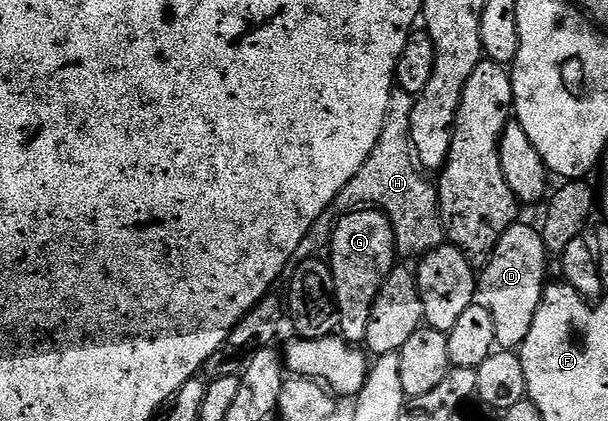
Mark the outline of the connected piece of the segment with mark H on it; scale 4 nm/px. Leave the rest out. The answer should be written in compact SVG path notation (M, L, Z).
M392 92L387 122L381 131L381 139L377 139L377 147L373 147L369 159L365 159L361 171L357 171L357 175L353 175L353 179L349 179L349 183L345 183L342 191L335 196L333 209L339 215L364 207L378 209L391 220L396 254L400 258L420 259L443 247L445 234L439 214L439 190L436 182L427 178L430 176L420 165L413 147L411 112L414 106L415 98L409 94Z

